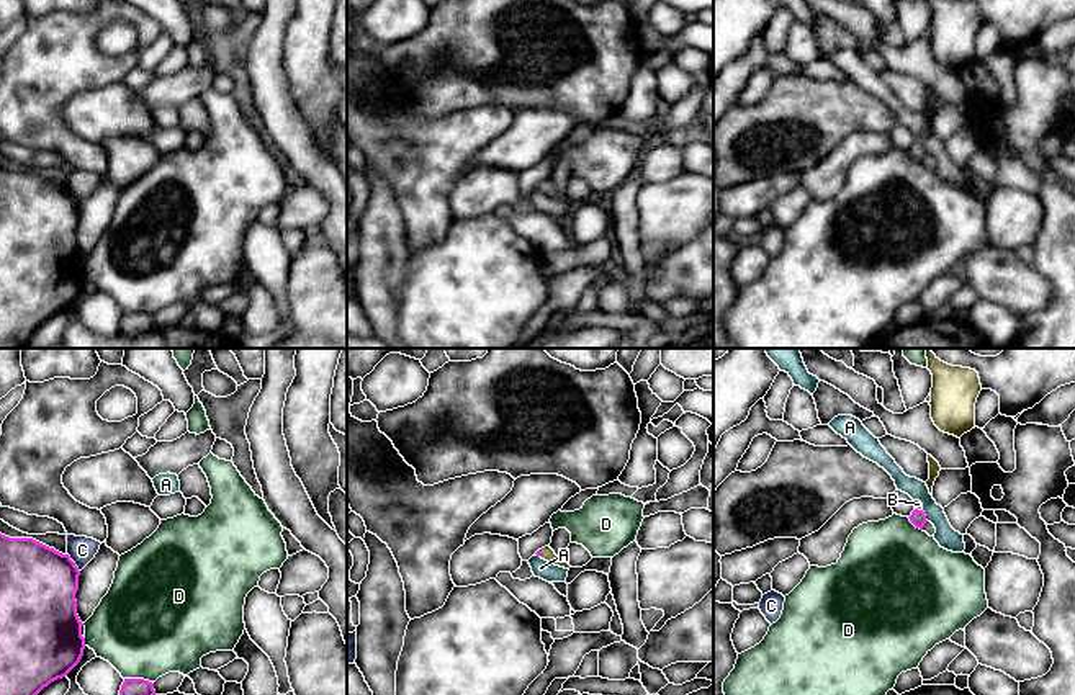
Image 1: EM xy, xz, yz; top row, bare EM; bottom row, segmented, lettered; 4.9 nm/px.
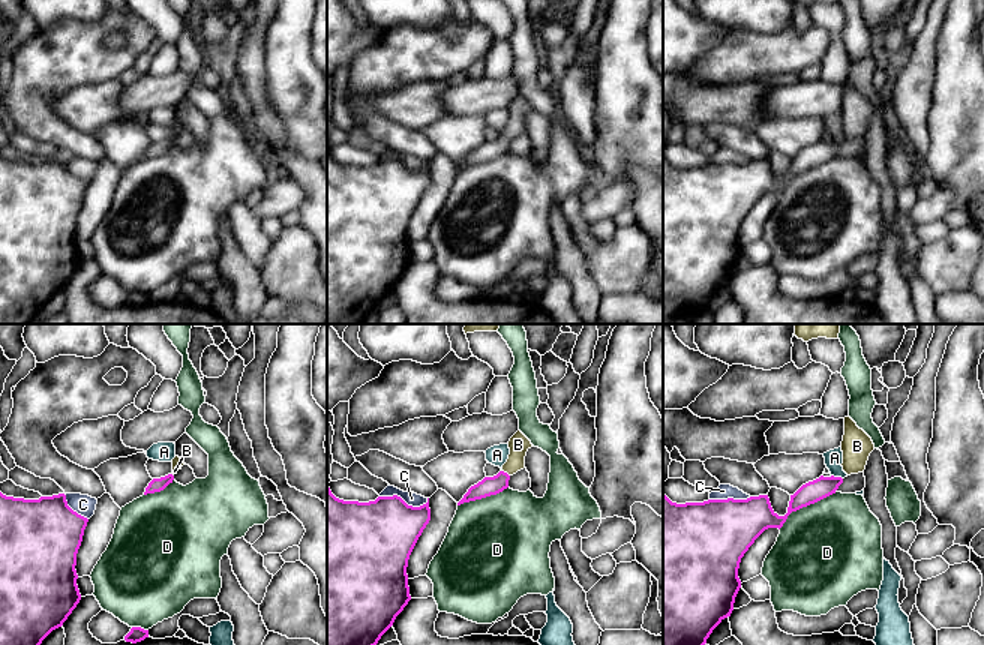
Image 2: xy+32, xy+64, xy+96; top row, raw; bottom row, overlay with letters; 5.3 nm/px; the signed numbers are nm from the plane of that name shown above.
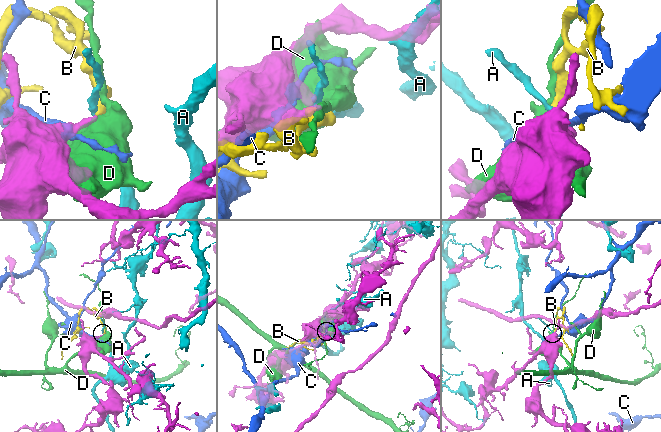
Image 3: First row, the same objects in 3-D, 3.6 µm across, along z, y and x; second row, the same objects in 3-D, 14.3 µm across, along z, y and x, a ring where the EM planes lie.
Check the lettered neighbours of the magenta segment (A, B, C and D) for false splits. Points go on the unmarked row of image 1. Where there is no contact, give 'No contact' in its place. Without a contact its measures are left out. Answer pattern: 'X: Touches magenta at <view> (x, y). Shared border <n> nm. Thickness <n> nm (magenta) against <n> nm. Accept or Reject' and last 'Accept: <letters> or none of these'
A: Touches magenta at yz (925, 149). Shared border 70 nm. Thickness 80 nm (magenta) against 110 nm. Reject
B: Touches magenta at yz (917, 143). Shared border 40 nm. Thickness 80 nm (magenta) against 40 nm. Accept
C: Touches magenta at xy (74, 197). Shared border 110 nm. Thickness 380 nm (magenta) against 140 nm. Reject
D: Touches magenta at xy (138, 313). Shared border 140 nm. Thickness 130 nm (magenta) against 480 nm. Reject
Accept: B

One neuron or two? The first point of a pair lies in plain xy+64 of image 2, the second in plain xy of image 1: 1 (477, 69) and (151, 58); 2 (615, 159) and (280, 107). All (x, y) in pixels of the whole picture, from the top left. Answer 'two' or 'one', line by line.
1: one
2: two

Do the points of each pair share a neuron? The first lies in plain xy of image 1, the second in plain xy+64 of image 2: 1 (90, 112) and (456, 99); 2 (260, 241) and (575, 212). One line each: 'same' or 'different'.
1: different
2: same

